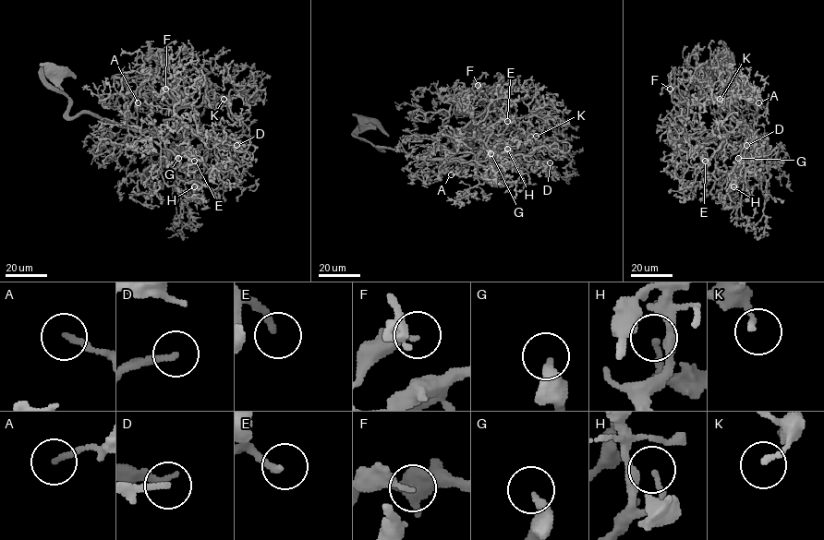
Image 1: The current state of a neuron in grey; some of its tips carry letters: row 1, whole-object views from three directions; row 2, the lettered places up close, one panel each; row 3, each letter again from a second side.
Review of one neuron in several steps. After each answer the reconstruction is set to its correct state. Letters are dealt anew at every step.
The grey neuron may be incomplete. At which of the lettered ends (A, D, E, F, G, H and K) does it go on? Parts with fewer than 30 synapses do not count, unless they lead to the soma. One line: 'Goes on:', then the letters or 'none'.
Goes on: D, E

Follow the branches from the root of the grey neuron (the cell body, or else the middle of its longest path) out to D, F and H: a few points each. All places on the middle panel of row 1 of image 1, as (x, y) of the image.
D: (366, 123), (357, 138), (381, 150), (390, 148), (418, 158), (459, 159), (478, 166), (504, 154), (550, 162)
F: (366, 123), (357, 138), (381, 150), (477, 163), (502, 116), (490, 89), (478, 85)
H: (366, 123), (359, 138), (381, 150), (405, 150), (418, 158), (459, 159), (478, 166), (512, 153), (507, 149)

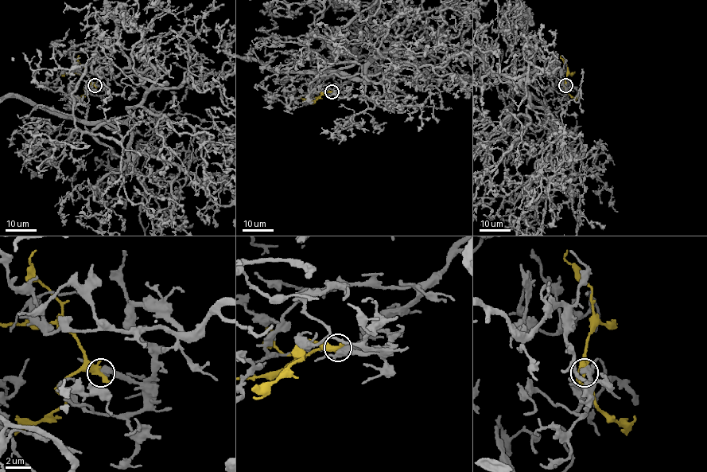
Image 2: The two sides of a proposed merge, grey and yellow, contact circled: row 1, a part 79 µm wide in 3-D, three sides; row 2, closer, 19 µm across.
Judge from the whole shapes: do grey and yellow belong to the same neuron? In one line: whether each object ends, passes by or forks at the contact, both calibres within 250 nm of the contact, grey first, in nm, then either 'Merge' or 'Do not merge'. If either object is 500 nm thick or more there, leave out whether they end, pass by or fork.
At the ring grey passes by. At the ring yellow passes by. Thickness 460 nm (grey) against 360 nm. Do not merge

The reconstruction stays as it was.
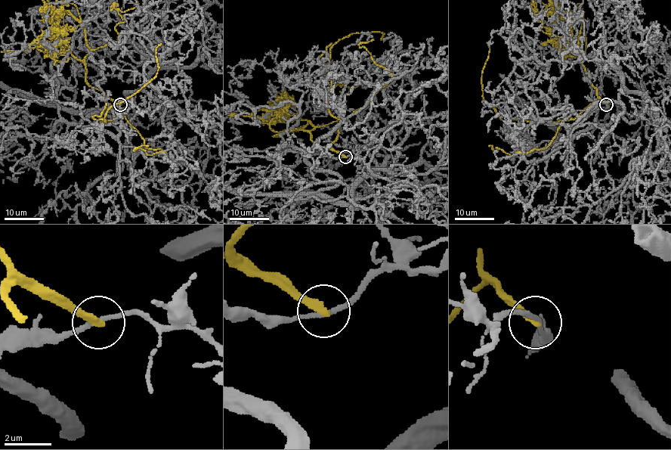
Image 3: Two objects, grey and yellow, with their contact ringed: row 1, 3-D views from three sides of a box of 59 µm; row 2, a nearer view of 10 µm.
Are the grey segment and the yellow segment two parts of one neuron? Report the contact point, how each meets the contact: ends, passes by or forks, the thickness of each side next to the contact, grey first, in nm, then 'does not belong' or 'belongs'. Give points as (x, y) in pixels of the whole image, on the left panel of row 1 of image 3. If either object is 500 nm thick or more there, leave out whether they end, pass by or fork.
place (120, 104); grey passes by; yellow ends; calibres 170 and 320 nm; does not belong

